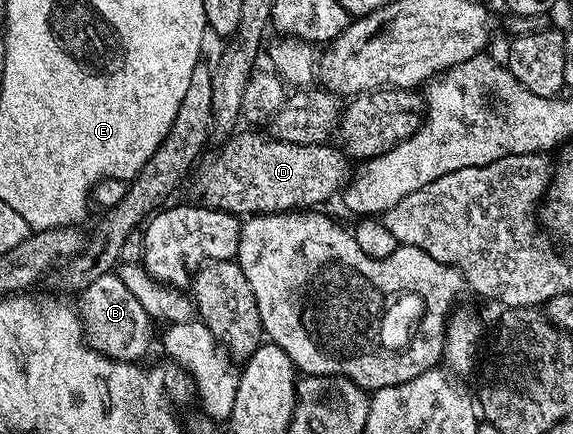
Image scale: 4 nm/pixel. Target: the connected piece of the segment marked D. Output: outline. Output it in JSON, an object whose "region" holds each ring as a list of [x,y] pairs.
{"region":[[[238,131],[219,146],[218,153],[207,152],[200,157],[192,175],[194,189],[200,195],[199,200],[207,208],[220,209],[227,214],[238,213],[240,217],[318,207],[321,206],[318,204],[328,200],[333,194],[335,196],[345,186],[350,173],[349,158],[341,148],[332,146],[328,143],[289,144],[287,141],[278,141],[265,134],[262,136],[248,131],[244,133]]]}

